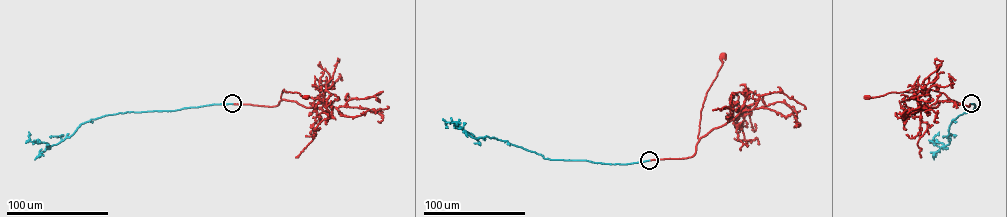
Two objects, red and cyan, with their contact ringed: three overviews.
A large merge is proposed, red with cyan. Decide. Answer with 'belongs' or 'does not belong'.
does not belong

